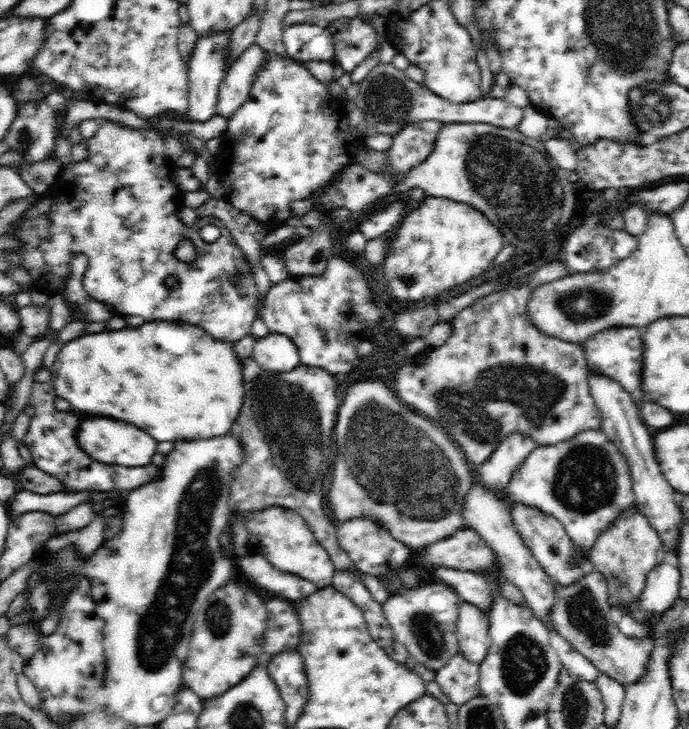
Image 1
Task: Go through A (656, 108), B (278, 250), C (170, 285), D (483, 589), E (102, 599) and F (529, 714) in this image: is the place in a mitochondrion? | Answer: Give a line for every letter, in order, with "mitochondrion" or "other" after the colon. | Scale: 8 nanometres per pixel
A: mitochondrion
B: other
C: other
D: other
E: other
F: mitochondrion

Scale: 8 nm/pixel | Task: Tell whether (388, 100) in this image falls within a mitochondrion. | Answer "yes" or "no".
yes

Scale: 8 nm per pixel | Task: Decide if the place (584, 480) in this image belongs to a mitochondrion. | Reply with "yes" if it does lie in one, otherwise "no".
yes

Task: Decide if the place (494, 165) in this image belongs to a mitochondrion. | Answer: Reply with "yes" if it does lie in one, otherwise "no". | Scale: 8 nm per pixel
yes

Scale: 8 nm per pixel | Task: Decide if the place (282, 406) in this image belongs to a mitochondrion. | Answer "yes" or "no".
yes

